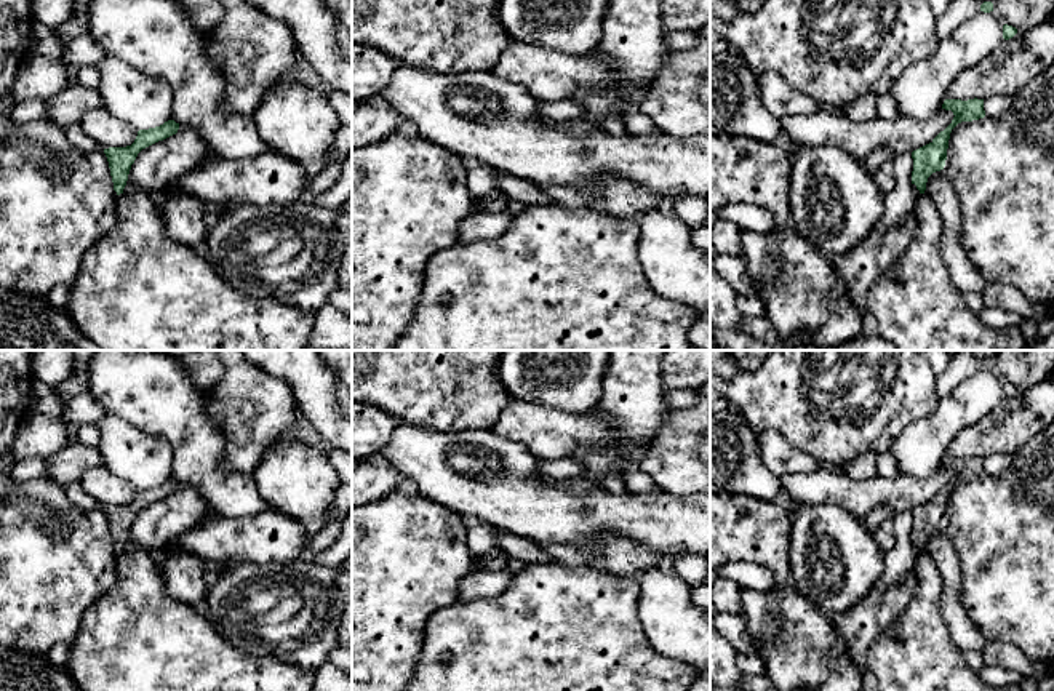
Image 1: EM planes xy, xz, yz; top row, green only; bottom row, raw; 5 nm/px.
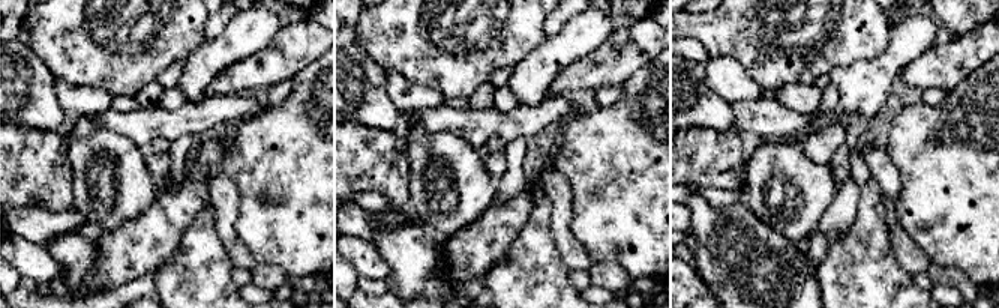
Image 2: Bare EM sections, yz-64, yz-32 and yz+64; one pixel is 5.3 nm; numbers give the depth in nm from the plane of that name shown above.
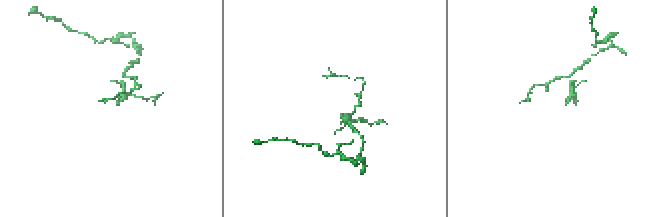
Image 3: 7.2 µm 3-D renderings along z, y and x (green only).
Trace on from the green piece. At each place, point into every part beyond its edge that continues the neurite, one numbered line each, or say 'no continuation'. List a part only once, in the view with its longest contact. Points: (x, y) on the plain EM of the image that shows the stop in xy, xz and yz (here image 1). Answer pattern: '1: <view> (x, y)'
no continuation

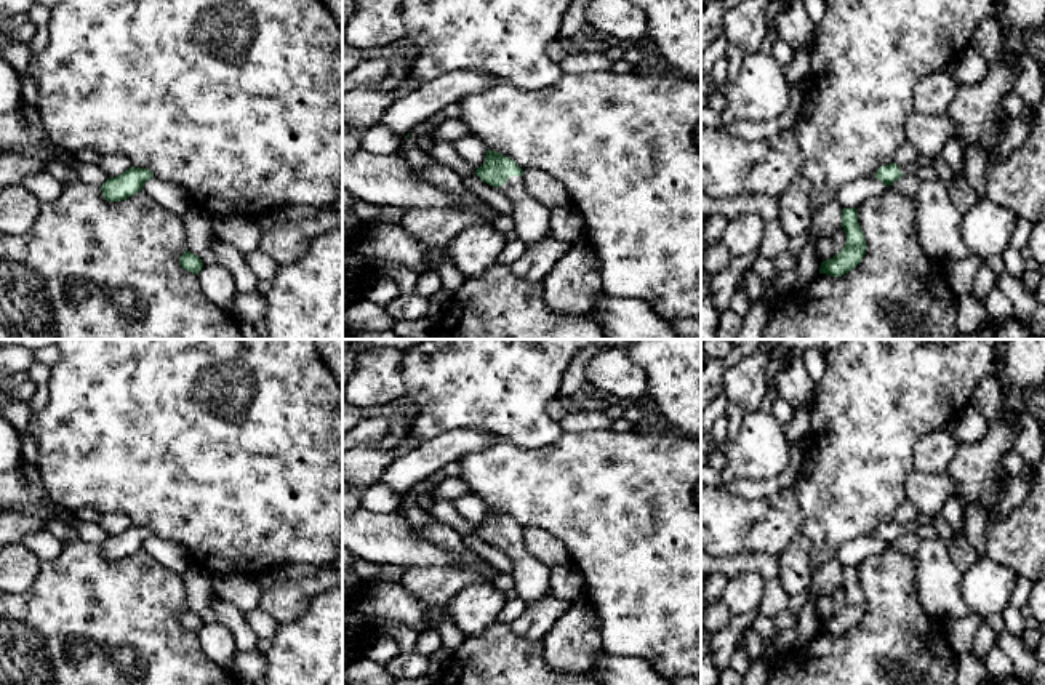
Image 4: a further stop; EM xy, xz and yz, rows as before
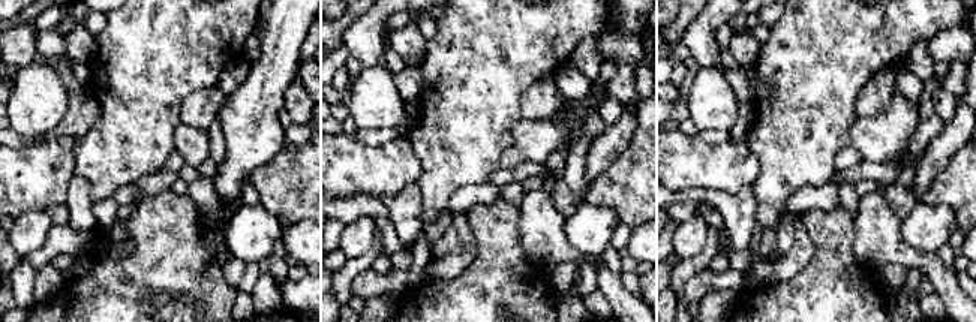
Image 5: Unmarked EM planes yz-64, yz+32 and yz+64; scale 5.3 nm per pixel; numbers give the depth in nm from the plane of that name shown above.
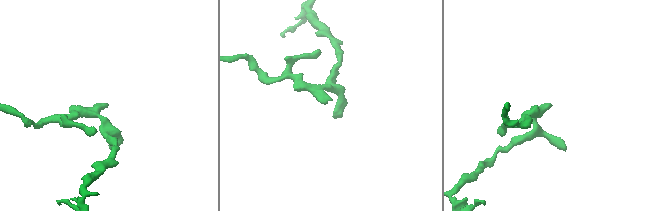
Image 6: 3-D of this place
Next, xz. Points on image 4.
1: xz (532, 576)

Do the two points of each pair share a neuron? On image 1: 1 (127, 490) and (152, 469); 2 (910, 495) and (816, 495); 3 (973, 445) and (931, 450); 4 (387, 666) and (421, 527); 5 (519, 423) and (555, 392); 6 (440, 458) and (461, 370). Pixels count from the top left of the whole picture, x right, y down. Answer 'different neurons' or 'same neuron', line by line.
1: different neurons
2: same neuron
3: different neurons
4: same neuron
5: different neurons
6: different neurons

